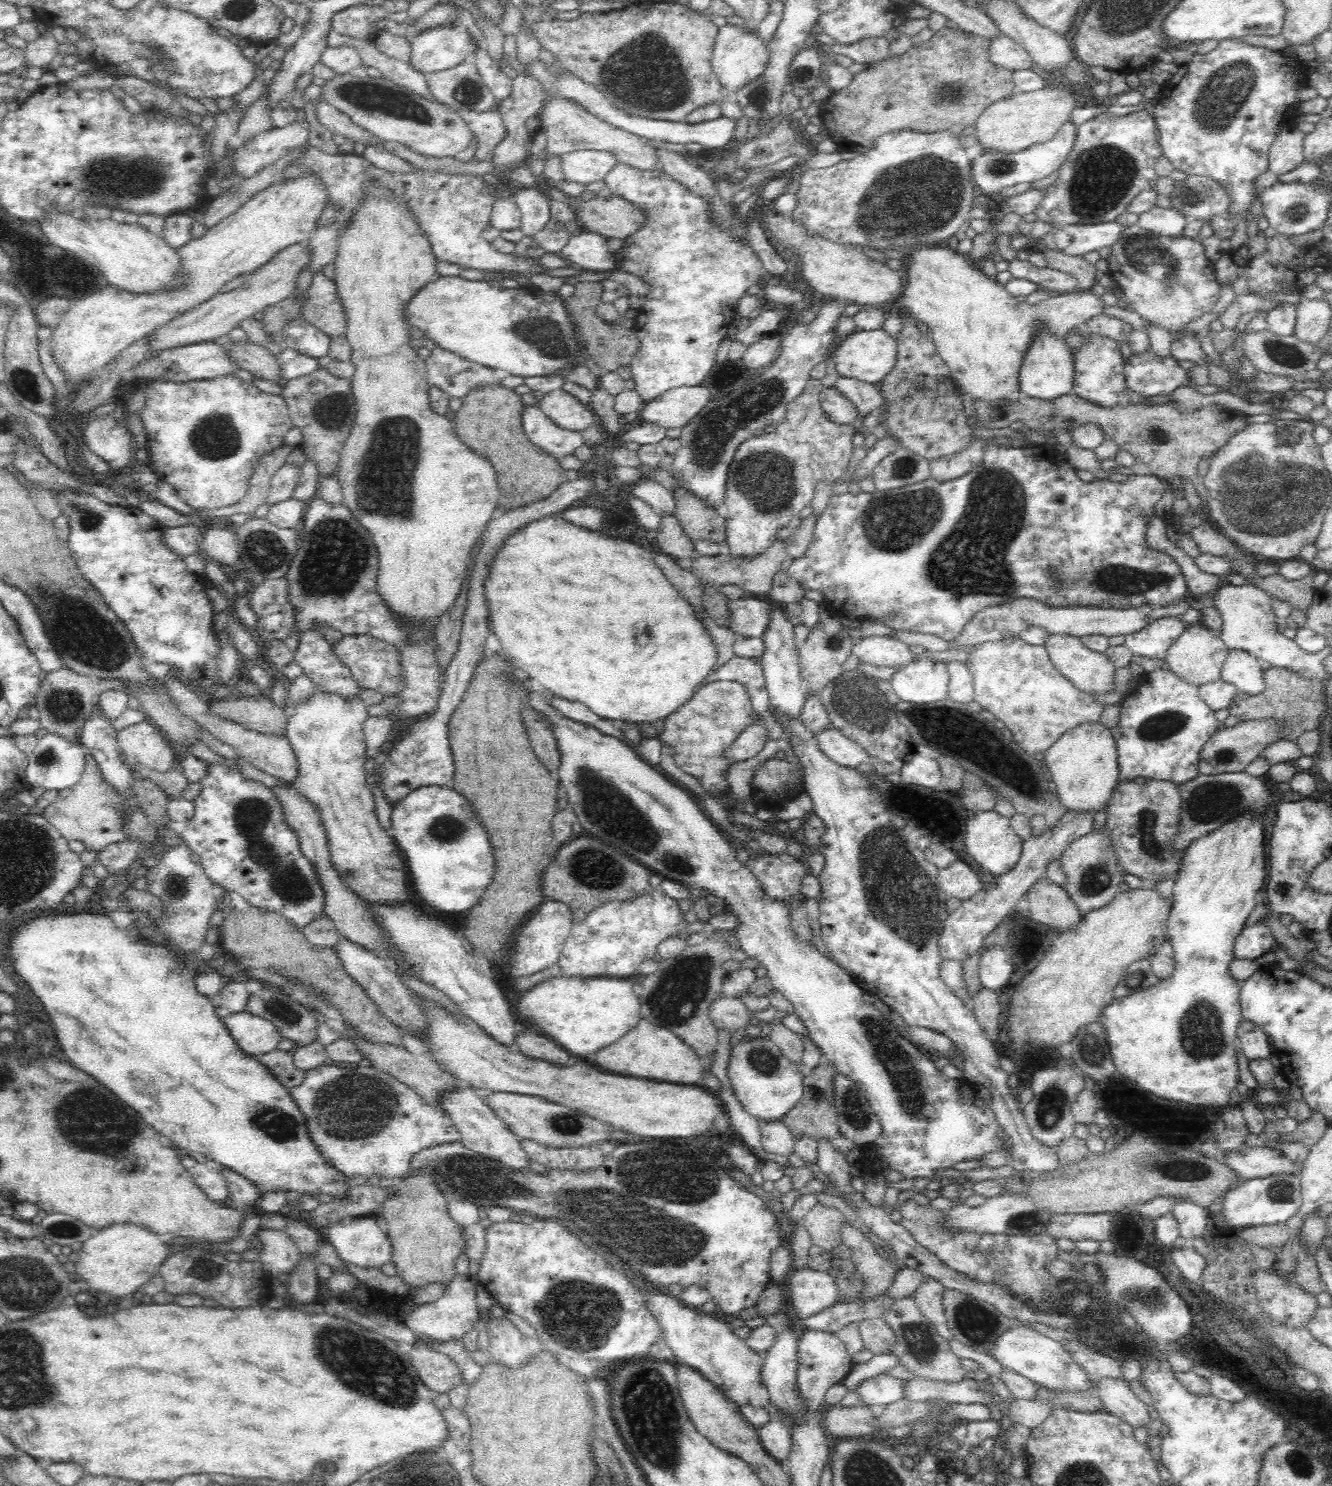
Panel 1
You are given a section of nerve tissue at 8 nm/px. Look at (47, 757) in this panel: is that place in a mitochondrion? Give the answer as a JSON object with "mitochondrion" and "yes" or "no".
{"mitochondrion":"yes"}

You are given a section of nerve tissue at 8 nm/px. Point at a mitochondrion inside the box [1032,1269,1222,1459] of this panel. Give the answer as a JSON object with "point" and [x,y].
{"point":[1151,1299]}

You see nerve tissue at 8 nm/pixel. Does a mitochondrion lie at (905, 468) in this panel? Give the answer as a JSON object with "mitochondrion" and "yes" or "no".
{"mitochondrion":"yes"}

